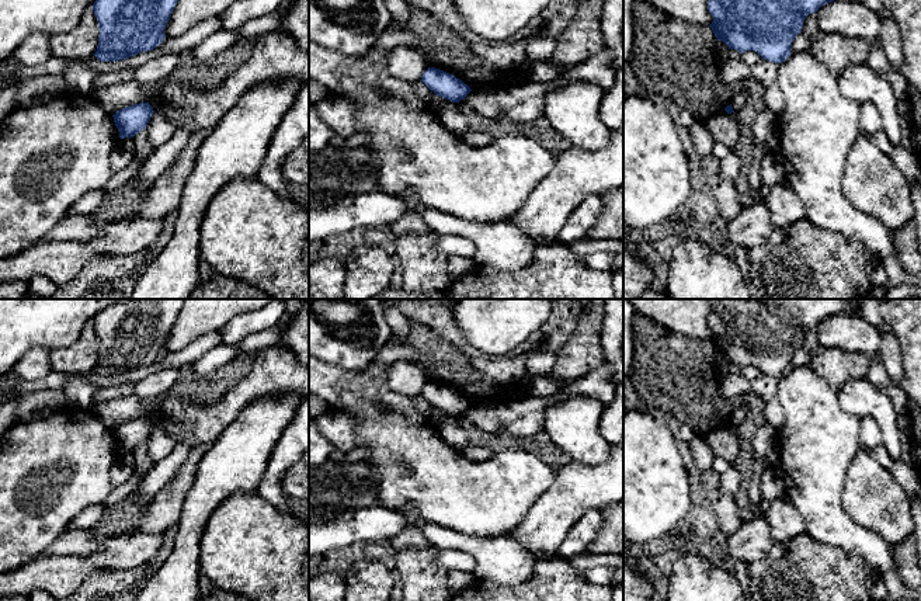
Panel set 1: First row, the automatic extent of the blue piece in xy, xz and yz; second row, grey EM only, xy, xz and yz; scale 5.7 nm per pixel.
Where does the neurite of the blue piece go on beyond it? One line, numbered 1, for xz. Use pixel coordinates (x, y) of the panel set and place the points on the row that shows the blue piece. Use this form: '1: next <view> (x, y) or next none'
1: next none

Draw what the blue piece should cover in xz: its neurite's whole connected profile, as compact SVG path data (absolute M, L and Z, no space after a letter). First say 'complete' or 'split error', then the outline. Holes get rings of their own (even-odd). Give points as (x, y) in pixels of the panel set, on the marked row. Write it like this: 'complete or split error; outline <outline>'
complete; outline M428 67L423 73L421 81L437 95L446 98L451 103L459 103L472 91L468 84L453 74L435 67Z

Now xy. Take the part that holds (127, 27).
complete; outline M95 0L100 27L94 56L118 62L153 51L166 38L164 29L178 0Z

